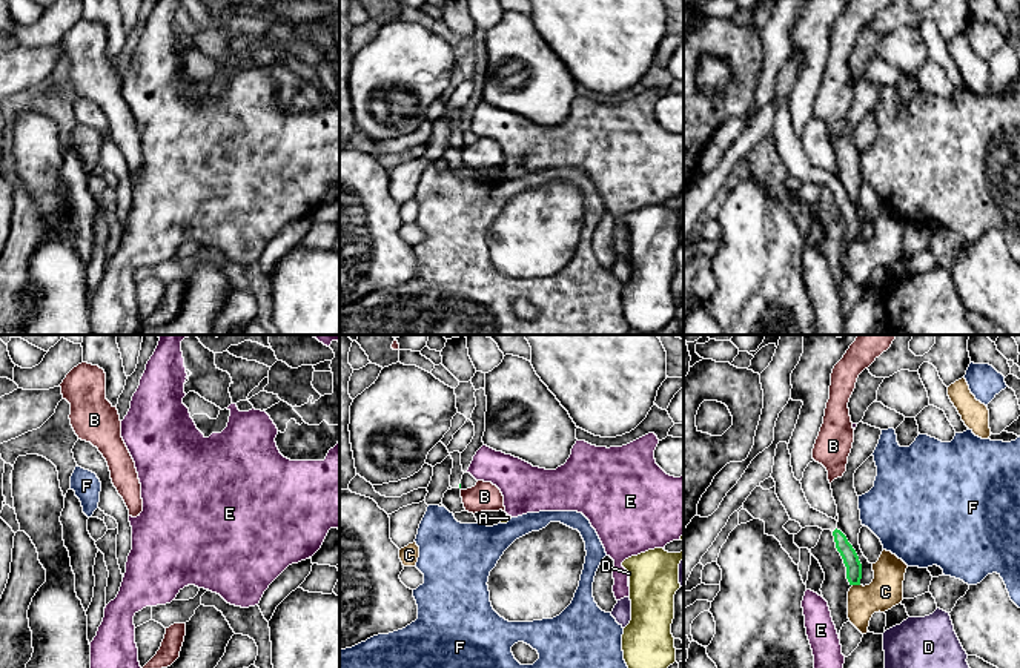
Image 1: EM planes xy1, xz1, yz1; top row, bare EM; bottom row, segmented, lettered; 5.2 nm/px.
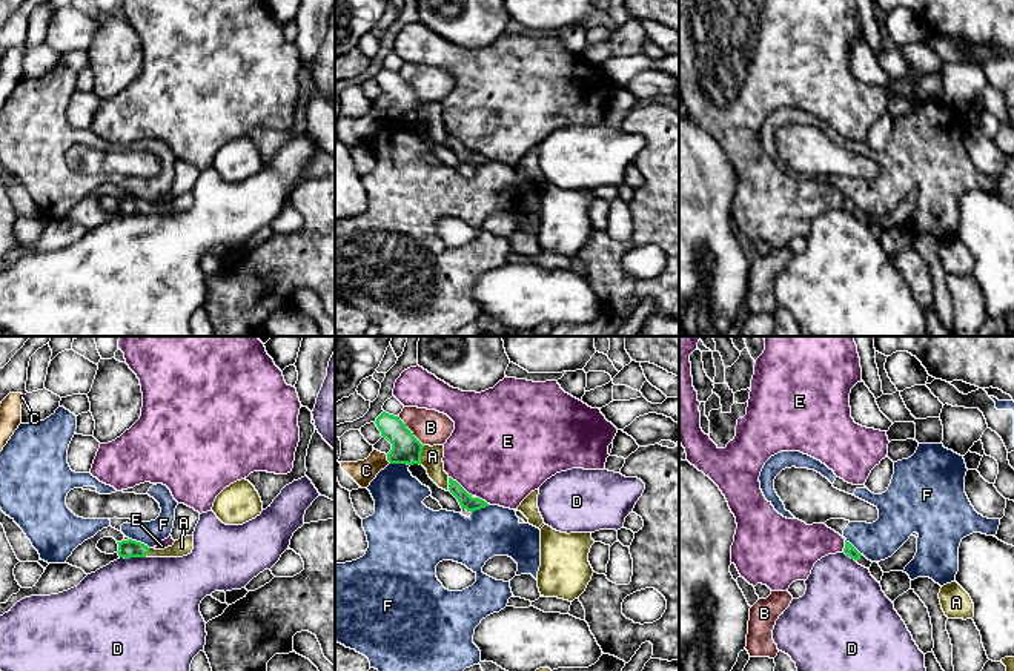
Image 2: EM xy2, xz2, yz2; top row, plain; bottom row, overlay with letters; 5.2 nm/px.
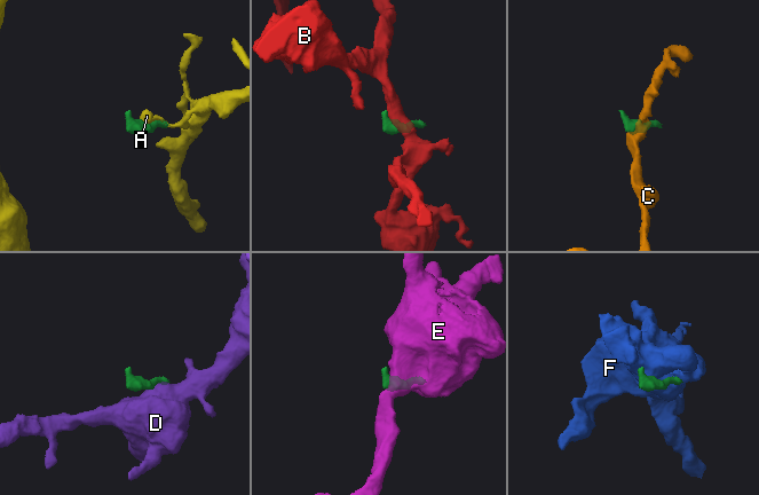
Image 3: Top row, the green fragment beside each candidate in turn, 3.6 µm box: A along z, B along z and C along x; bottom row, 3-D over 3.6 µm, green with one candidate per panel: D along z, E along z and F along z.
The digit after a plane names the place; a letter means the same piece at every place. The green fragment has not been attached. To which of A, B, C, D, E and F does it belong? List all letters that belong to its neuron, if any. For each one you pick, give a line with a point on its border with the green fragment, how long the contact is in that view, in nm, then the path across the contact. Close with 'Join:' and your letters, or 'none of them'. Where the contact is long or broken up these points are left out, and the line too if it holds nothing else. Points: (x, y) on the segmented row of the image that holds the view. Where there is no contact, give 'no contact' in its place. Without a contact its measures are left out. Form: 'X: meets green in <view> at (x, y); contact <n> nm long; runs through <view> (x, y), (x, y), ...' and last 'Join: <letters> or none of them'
Join: none of them

